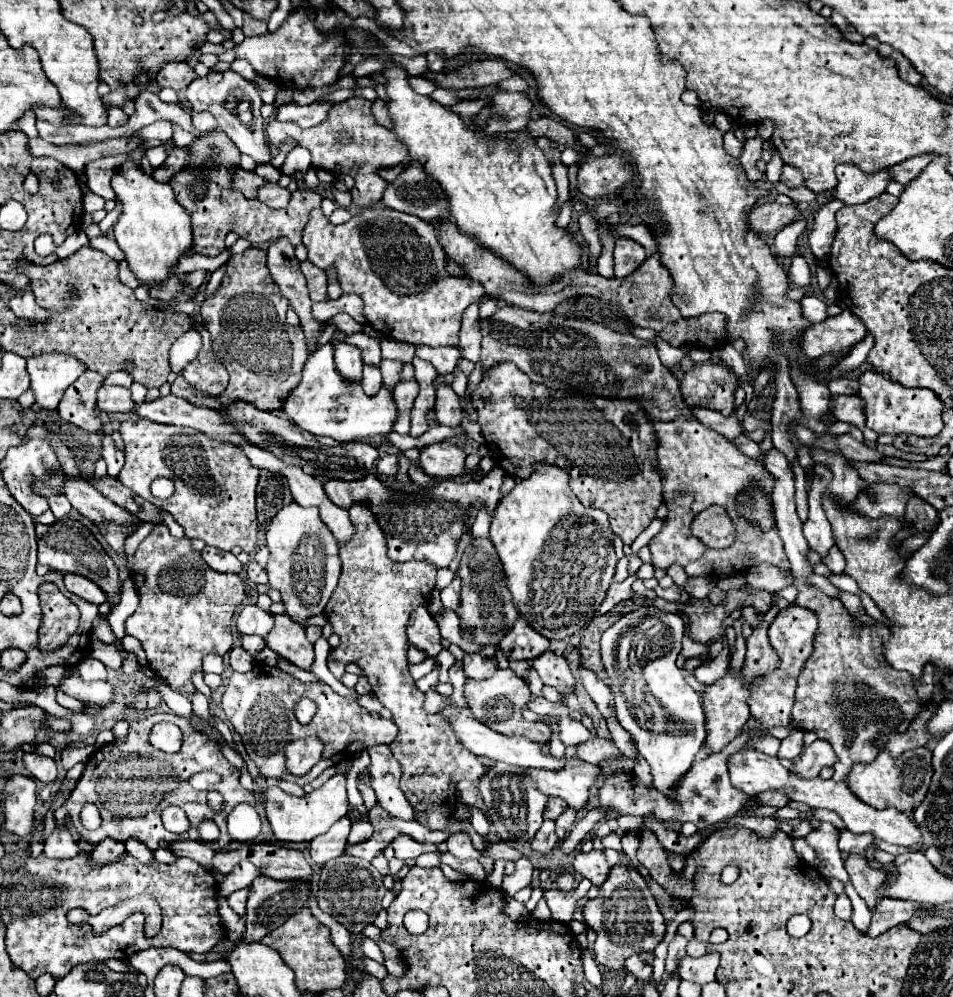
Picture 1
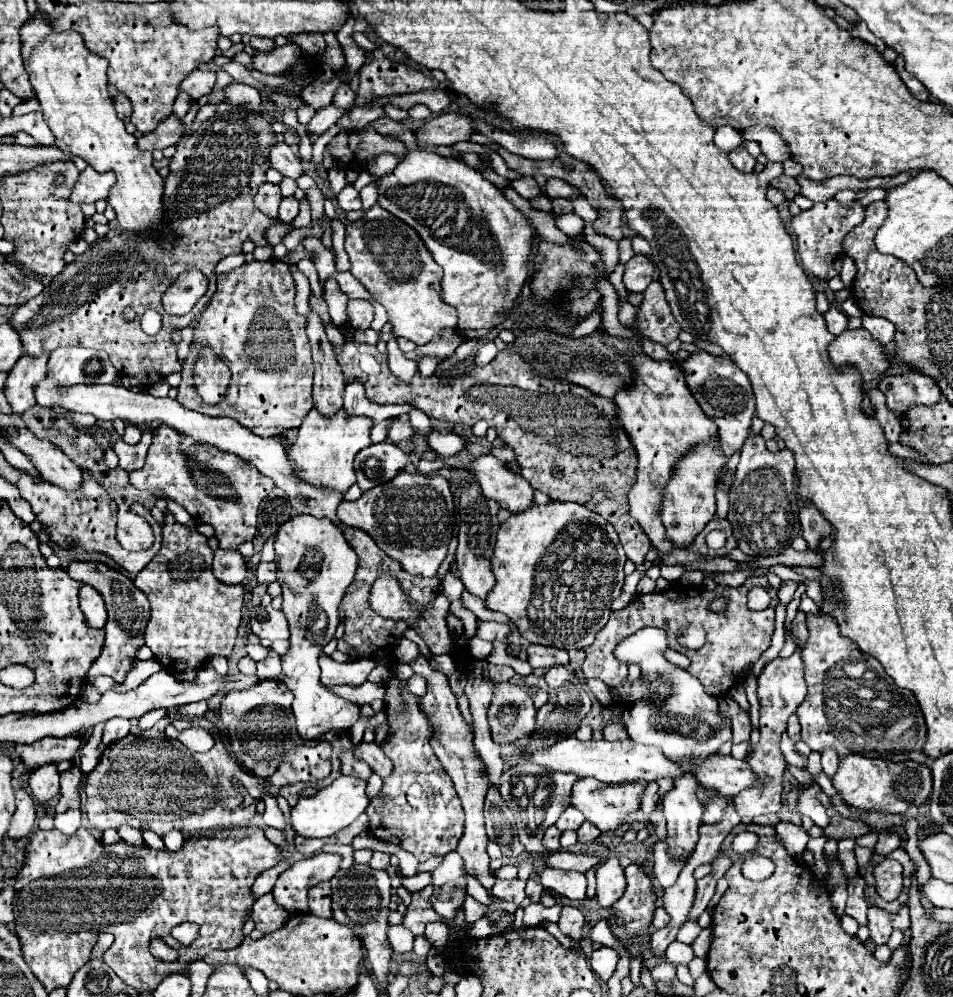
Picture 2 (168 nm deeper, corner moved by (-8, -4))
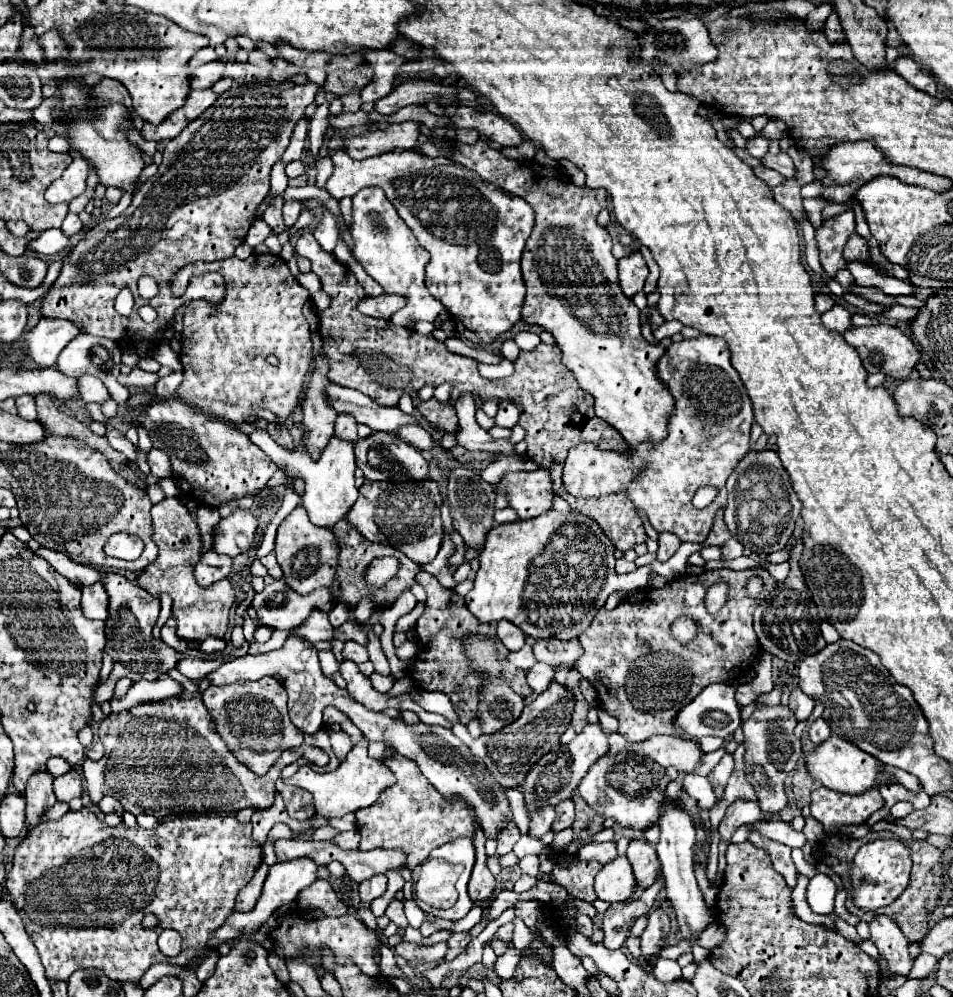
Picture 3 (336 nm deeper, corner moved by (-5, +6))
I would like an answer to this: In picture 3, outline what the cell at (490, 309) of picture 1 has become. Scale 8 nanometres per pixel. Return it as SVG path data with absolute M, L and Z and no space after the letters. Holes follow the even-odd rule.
M520 331L520 333L516 333L514 341L522 351L532 351L540 343L540 337L532 331Z

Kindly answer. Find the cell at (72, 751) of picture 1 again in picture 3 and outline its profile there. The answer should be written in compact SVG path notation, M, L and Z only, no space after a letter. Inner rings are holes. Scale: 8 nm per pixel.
M74 767L68 773L54 777L54 793L56 793L56 799L64 803L82 795L82 779Z

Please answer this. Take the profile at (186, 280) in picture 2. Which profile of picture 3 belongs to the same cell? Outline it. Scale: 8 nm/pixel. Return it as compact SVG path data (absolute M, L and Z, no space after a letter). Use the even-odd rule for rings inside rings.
M250 255L248 259L222 259L222 261L194 261L190 265L184 265L180 271L176 271L174 279L170 281L170 291L174 297L182 297L188 289L188 281L194 275L216 271L226 281L226 295L220 303L208 303L208 301L190 301L184 311L184 331L182 331L182 351L180 361L184 365L182 375L184 381L176 391L176 397L182 399L182 403L204 411L208 415L214 415L218 419L224 419L228 423L240 425L246 419L256 419L260 409L272 411L278 419L288 419L294 409L300 407L300 395L304 387L304 377L310 369L312 359L312 339L310 339L310 327L308 321L302 315L302 305L310 297L308 289L304 289L296 277L290 273L286 261L278 255ZM268 357L276 357L278 363L272 365Z

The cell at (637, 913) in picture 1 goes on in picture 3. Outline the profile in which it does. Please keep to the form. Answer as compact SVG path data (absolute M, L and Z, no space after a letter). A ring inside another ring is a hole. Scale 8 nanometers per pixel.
M634 839L628 845L626 857L632 865L638 889L648 889L656 881L656 873L660 869L658 855L654 855L654 847L648 841Z

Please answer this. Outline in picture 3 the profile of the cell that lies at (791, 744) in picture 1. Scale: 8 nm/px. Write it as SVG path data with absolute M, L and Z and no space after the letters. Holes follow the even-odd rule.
M794 689L790 693L790 705L788 707L790 707L790 711L794 711L794 717L798 721L804 721L812 713L814 701L808 695L804 695L800 689Z

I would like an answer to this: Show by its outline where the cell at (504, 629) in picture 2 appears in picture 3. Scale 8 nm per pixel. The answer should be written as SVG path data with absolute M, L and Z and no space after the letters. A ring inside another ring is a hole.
M504 619L496 623L496 635L508 651L518 651L526 639L526 635L516 625L512 625L510 621L504 621Z

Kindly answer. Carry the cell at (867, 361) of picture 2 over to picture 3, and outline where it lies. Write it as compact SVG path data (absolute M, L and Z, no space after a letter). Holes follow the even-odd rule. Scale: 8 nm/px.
M880 323L872 327L850 327L850 331L844 331L844 339L856 347L868 373L884 373L894 379L906 379L914 371L914 365L920 361L920 349L916 343L892 325Z

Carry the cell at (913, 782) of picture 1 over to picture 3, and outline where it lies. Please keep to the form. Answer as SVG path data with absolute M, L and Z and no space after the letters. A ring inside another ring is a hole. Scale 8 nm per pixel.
M830 735L820 747L812 749L806 755L806 769L812 775L812 779L820 781L824 787L834 789L838 793L848 793L848 795L860 795L866 793L870 787L878 785L878 773L884 765L878 763L870 753L854 747L852 743Z

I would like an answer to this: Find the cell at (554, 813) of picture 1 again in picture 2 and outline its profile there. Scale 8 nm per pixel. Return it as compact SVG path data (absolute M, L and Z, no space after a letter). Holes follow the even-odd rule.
M569 807L569 809L565 809L565 813L559 817L557 829L559 829L559 831L567 831L567 829L577 831L583 823L585 823L585 817L579 813L579 809Z

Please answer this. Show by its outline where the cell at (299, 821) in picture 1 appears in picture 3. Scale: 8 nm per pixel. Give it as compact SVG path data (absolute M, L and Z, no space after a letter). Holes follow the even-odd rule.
M360 741L352 747L348 757L340 763L340 767L332 773L316 773L308 765L302 765L298 773L292 777L294 785L306 789L314 799L314 813L324 819L344 817L350 811L358 811L362 807L370 807L382 789L394 783L394 775L388 771L386 765L378 763L378 759L368 757L368 741Z

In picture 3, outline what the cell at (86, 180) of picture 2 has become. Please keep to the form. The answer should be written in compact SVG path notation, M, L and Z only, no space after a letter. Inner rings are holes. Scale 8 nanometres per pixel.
M76 157L62 173L60 179L56 179L46 189L46 201L48 203L68 203L74 197L82 195L86 191L86 179L92 171L92 165L84 157Z

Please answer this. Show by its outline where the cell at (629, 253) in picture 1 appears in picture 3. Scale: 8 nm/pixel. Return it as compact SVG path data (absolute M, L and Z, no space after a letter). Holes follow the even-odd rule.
M636 251L618 261L618 275L620 275L620 287L622 291L632 297L634 293L642 291L646 277L648 277L648 265L644 257Z

